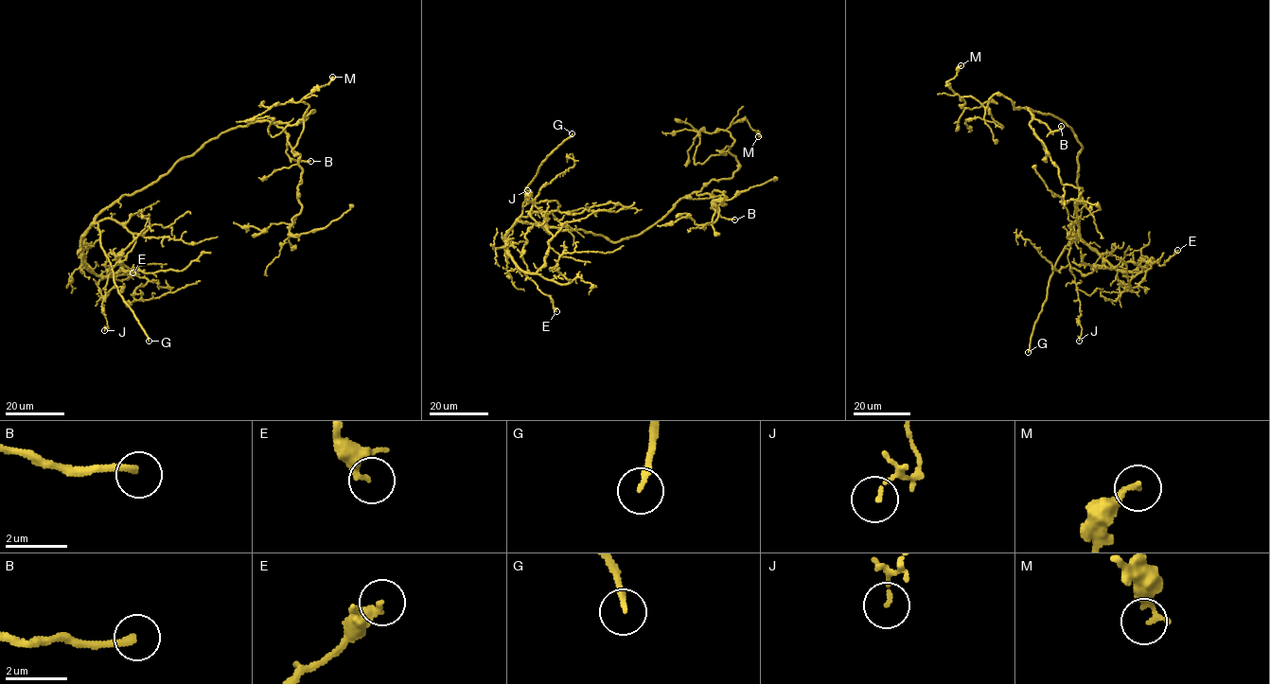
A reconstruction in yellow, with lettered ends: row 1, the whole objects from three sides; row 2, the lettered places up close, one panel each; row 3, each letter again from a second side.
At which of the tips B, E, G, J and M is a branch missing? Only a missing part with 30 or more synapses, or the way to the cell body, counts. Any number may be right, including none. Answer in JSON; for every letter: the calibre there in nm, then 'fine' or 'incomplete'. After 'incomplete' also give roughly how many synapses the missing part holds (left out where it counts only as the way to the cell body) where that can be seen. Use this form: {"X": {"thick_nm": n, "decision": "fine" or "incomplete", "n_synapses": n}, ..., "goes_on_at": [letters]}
{"B": {"thick_nm": 220, "decision": "incomplete", "n_synapses": 60}, "E": {"thick_nm": 260, "decision": "fine"}, "G": {"thick_nm": 180, "decision": "incomplete"}, "J": {"thick_nm": 110, "decision": "fine"}, "M": {"thick_nm": 200, "decision": "fine"}, "goes_on_at": ["B", "G"]}

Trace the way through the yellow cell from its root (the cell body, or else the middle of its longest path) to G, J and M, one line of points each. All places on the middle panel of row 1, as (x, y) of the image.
G: (583, 230), (560, 230), (519, 218), (524, 190), (541, 162), (572, 133)
J: (583, 230), (520, 220), (560, 205), (554, 200), (528, 201), (525, 196), (532, 193), (527, 190)
M: (583, 230), (616, 242), (640, 234), (732, 176), (730, 126), (746, 119), (758, 136)

